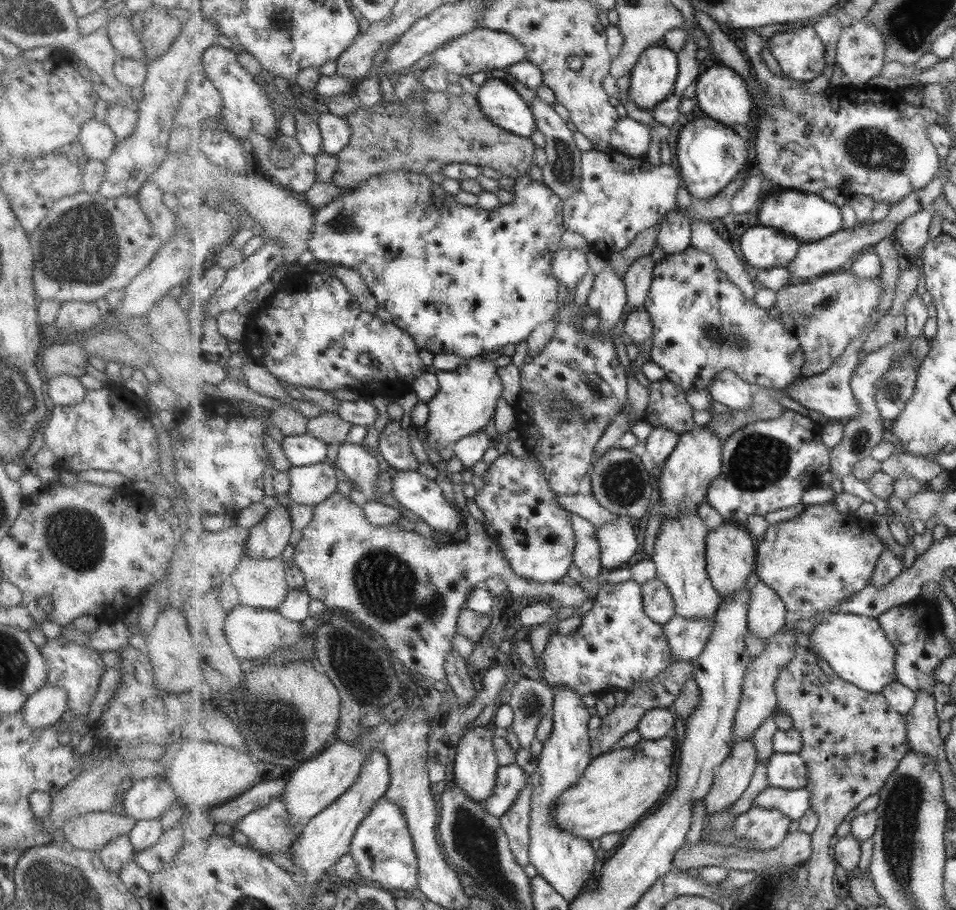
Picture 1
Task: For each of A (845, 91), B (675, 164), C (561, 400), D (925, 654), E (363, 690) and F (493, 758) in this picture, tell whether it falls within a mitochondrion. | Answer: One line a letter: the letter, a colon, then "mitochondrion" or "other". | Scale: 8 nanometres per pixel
A: other
B: other
C: mitochondrion
D: other
E: mitochondrion
F: other

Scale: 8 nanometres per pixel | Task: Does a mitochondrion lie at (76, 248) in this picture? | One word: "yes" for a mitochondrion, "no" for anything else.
yes

